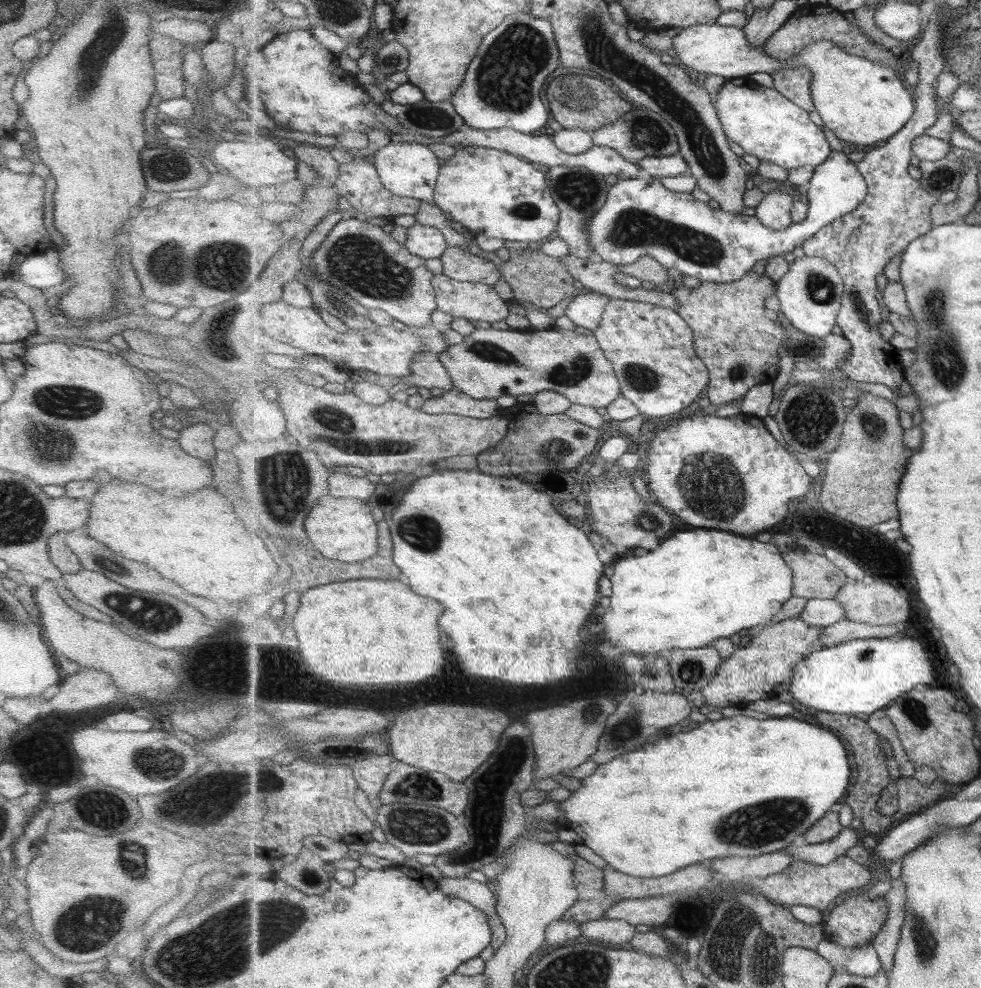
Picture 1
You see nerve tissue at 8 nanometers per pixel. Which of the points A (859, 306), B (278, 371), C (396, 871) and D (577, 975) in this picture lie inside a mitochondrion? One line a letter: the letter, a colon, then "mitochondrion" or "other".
A: mitochondrion
B: other
C: other
D: mitochondrion

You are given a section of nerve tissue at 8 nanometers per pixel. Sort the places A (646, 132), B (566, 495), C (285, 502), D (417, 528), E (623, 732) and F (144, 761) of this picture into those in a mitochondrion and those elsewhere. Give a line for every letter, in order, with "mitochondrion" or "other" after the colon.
A: mitochondrion
B: other
C: mitochondrion
D: mitochondrion
E: mitochondrion
F: mitochondrion

